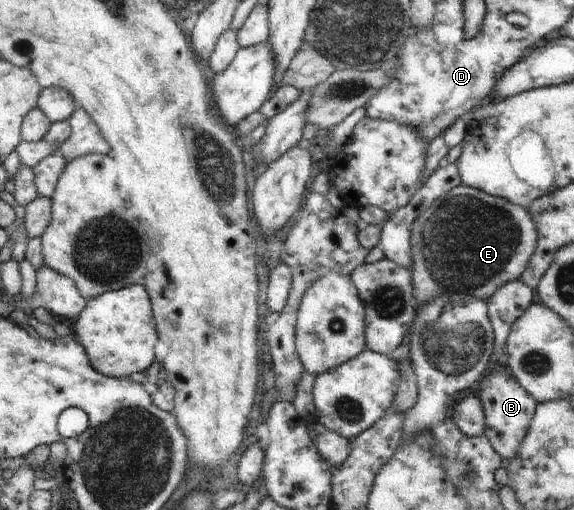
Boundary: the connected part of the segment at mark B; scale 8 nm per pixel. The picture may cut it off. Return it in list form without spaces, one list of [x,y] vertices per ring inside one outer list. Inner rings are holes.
[[[499,363],[489,368],[488,376],[483,376],[475,386],[475,393],[482,402],[485,416],[484,436],[500,458],[512,460],[526,436],[530,421],[534,416],[537,402],[514,380],[509,370]]]

